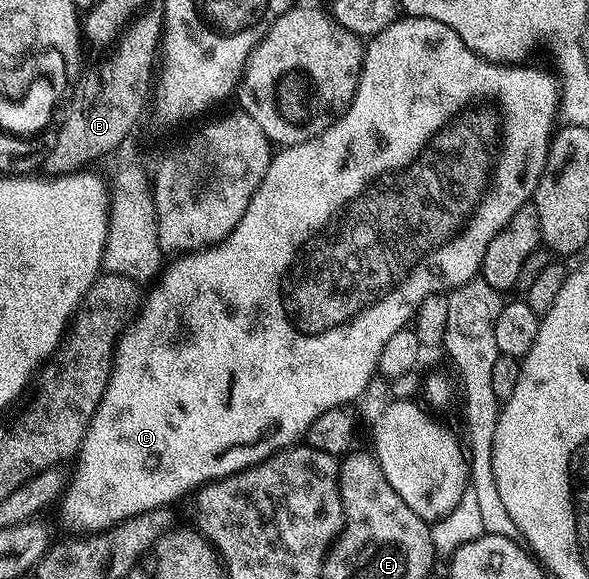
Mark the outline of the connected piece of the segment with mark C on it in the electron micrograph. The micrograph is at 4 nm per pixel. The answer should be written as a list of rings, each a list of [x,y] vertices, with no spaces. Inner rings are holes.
[[[400,16],[392,25],[385,27],[366,42],[363,50],[363,70],[359,76],[359,86],[350,107],[342,115],[336,117],[333,124],[325,132],[320,133],[318,137],[309,139],[300,145],[288,145],[280,148],[272,156],[269,167],[265,171],[265,177],[261,179],[261,183],[255,189],[255,194],[249,199],[249,207],[245,207],[245,215],[241,215],[237,227],[233,227],[233,231],[228,233],[227,238],[224,241],[216,242],[215,245],[208,245],[206,248],[176,256],[175,262],[172,265],[170,262],[160,272],[157,280],[150,286],[152,289],[148,293],[146,290],[141,301],[141,308],[136,312],[127,328],[124,329],[122,337],[119,338],[115,346],[111,374],[107,380],[107,385],[103,388],[103,396],[99,399],[97,411],[91,417],[87,434],[83,436],[83,443],[79,447],[77,460],[74,462],[74,465],[76,464],[75,474],[69,477],[63,490],[61,498],[63,521],[65,524],[71,525],[72,534],[102,533],[103,530],[111,529],[114,525],[120,525],[122,521],[138,513],[147,513],[150,509],[170,506],[175,503],[171,501],[185,496],[186,493],[188,495],[194,494],[200,487],[212,481],[219,481],[222,477],[239,473],[242,469],[248,469],[250,465],[256,465],[257,462],[264,461],[274,453],[294,446],[296,444],[294,441],[298,437],[300,440],[306,434],[307,428],[313,423],[313,419],[317,419],[317,415],[329,411],[329,407],[346,405],[363,396],[363,389],[369,384],[371,377],[376,376],[381,349],[388,342],[389,337],[396,334],[397,331],[401,331],[408,324],[409,321],[407,320],[410,317],[412,320],[416,316],[419,305],[427,296],[440,294],[442,291],[450,291],[465,284],[466,281],[476,280],[477,274],[483,268],[485,247],[489,247],[489,239],[493,239],[493,235],[497,235],[497,231],[501,231],[501,227],[505,227],[505,223],[509,223],[509,219],[513,219],[513,211],[517,211],[517,207],[528,204],[535,196],[537,183],[543,178],[547,169],[547,149],[551,145],[553,136],[551,124],[557,121],[561,93],[557,88],[556,78],[550,72],[547,74],[543,69],[526,69],[527,67],[523,63],[496,65],[494,61],[486,61],[480,54],[474,53],[471,49],[465,49],[462,41],[456,37],[453,30],[445,27],[445,23],[428,17]]]

